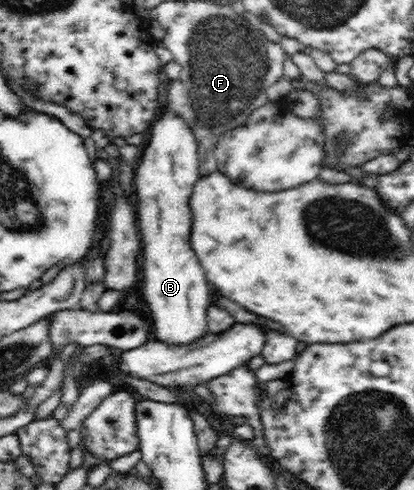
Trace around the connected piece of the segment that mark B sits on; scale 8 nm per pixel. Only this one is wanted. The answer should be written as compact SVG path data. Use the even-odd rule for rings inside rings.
M167 106L162 111L163 114L160 117L157 117L156 121L152 123L151 127L148 130L150 134L149 143L146 145L141 158L137 160L134 165L134 177L133 177L133 190L136 191L136 217L137 217L137 228L139 229L140 239L141 239L141 282L139 283L139 288L144 294L146 304L148 309L152 312L150 317L153 327L155 328L155 339L161 343L166 343L167 345L190 345L194 343L196 339L200 340L200 337L209 334L207 327L207 313L208 309L213 305L212 299L212 287L207 281L205 270L190 244L190 233L192 229L192 210L190 210L190 197L192 197L192 191L194 191L194 183L200 178L198 172L198 166L200 165L199 153L198 153L198 142L196 141L195 135L190 131L188 124L181 118L178 117L175 113L172 113Z

